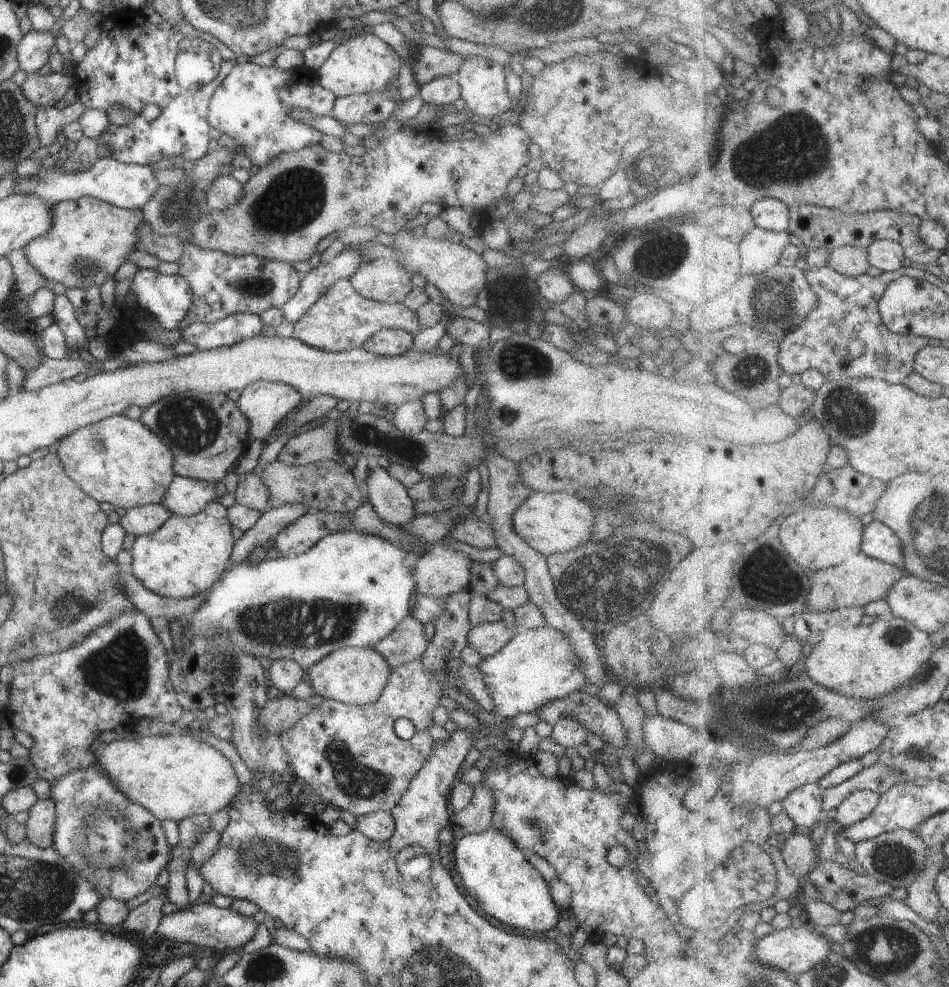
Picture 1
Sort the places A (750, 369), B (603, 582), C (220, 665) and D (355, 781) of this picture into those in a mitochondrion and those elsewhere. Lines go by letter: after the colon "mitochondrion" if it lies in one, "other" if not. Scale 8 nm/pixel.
A: mitochondrion
B: mitochondrion
C: mitochondrion
D: mitochondrion

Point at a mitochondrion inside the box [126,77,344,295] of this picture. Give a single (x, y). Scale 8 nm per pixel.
(294, 199)

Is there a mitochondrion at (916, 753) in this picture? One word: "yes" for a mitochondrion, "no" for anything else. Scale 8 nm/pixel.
yes

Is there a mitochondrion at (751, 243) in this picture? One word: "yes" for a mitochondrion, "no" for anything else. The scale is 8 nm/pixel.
no

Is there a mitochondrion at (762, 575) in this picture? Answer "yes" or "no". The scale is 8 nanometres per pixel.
yes

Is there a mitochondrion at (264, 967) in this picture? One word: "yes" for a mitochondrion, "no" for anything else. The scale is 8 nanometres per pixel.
yes

